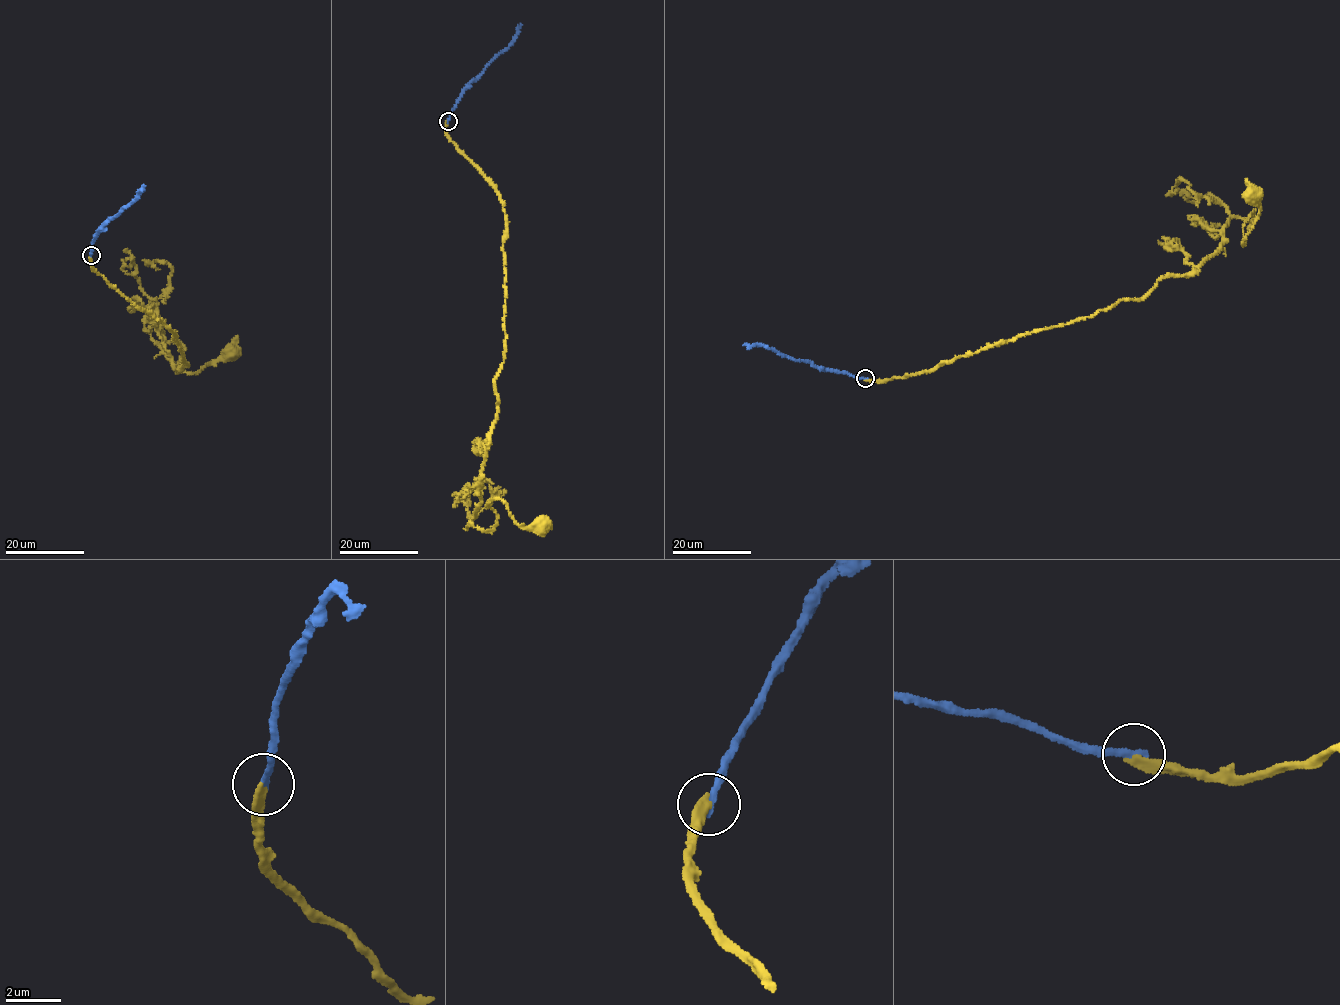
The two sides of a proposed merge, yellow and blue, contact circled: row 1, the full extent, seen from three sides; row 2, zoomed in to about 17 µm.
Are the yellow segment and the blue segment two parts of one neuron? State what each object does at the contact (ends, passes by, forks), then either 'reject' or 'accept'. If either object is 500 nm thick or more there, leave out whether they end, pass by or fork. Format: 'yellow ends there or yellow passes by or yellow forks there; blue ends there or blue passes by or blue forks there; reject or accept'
yellow ends there; blue ends there; reject

